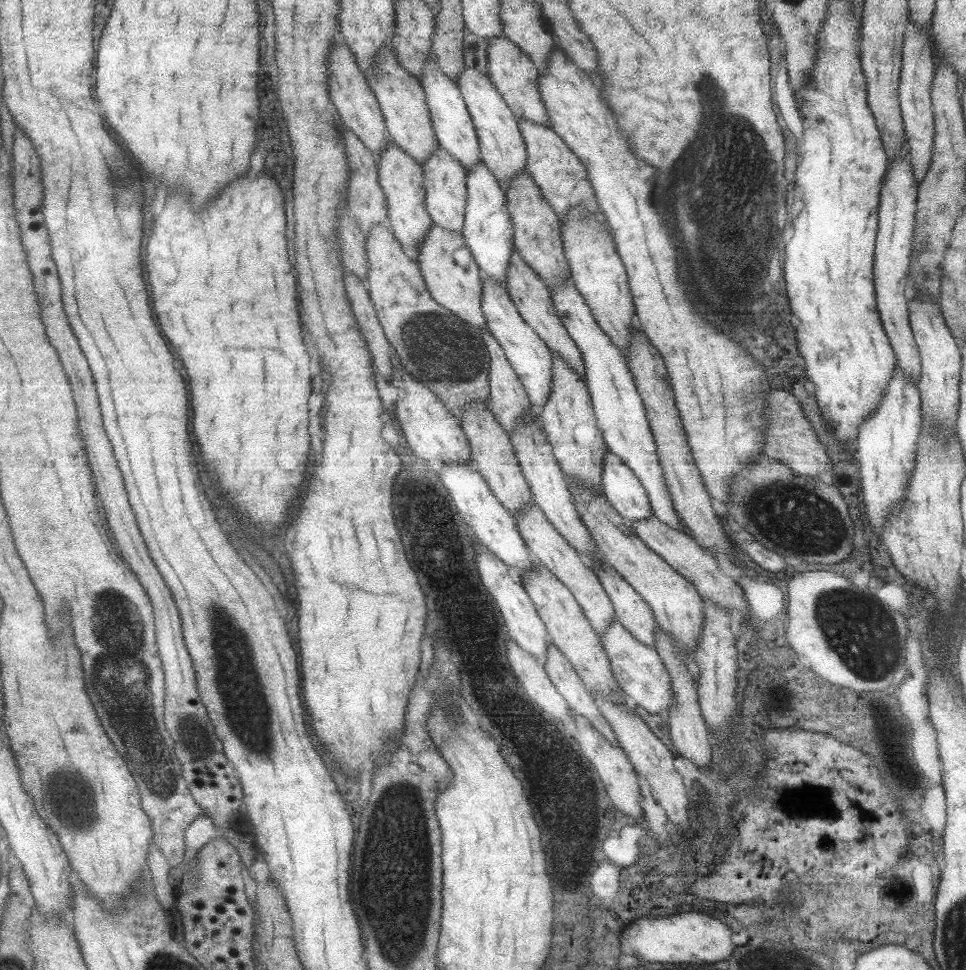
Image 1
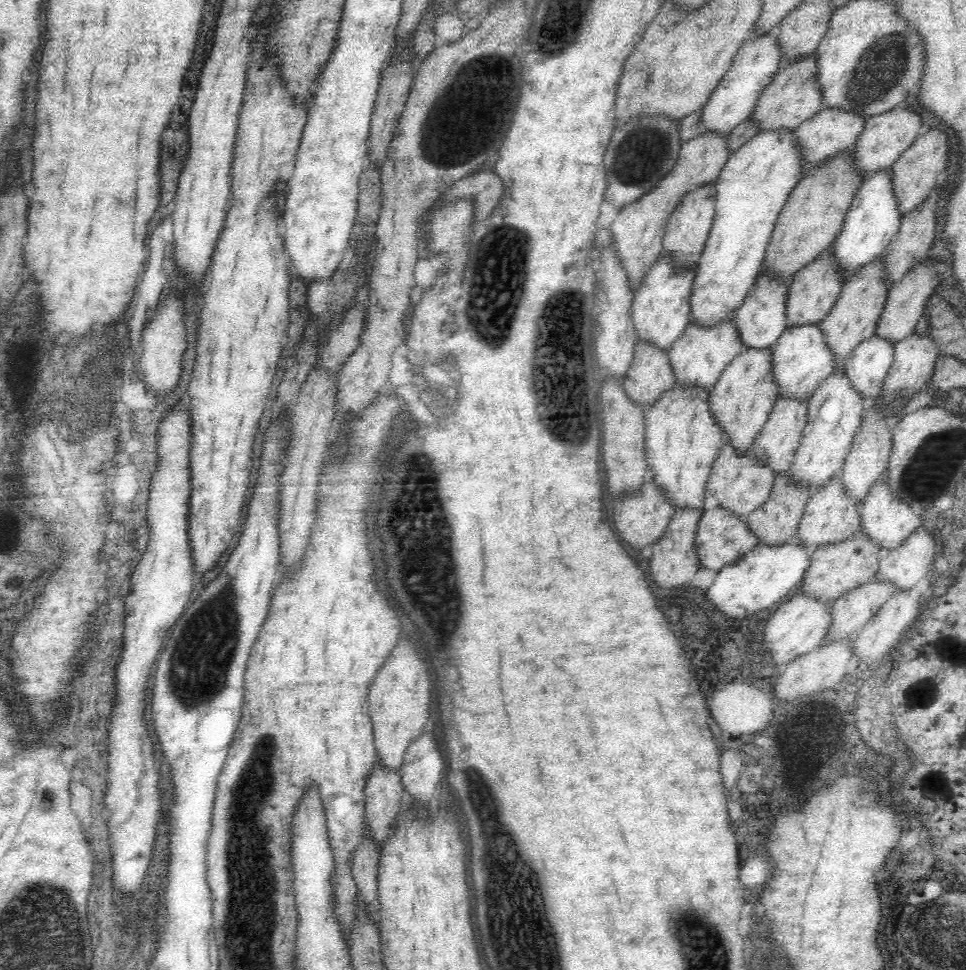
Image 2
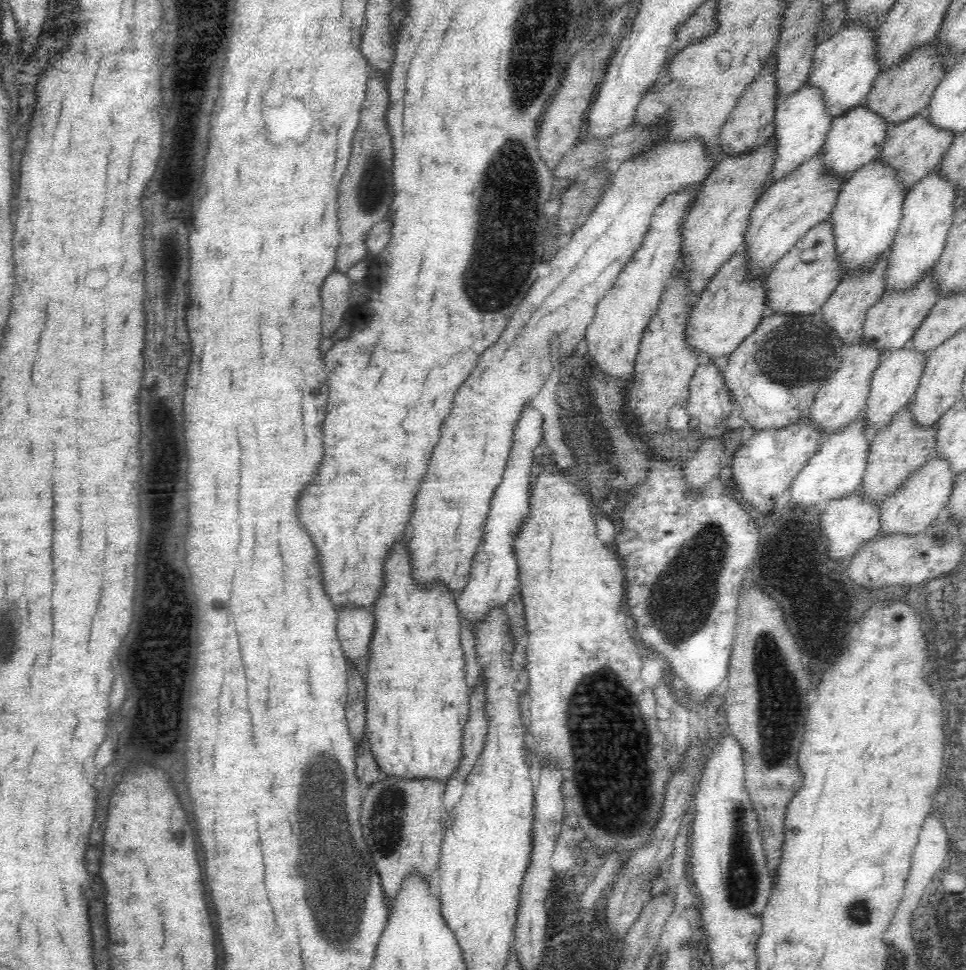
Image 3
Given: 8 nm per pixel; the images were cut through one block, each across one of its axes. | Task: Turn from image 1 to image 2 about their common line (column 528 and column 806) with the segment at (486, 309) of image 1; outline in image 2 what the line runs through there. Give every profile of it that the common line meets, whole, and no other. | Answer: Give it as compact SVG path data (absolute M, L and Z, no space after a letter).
M821 322L787 326L773 344L773 349L774 377L780 385L780 395L811 396L819 382L834 372L834 366L838 362L838 355L830 347Z

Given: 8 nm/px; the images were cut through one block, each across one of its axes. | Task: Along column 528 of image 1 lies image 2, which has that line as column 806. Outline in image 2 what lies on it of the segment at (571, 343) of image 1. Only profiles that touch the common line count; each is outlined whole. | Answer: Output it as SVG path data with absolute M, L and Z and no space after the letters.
M833 246L826 247L816 258L797 270L791 279L790 294L786 300L787 324L791 327L807 323L823 322L834 306L844 284L846 271Z

